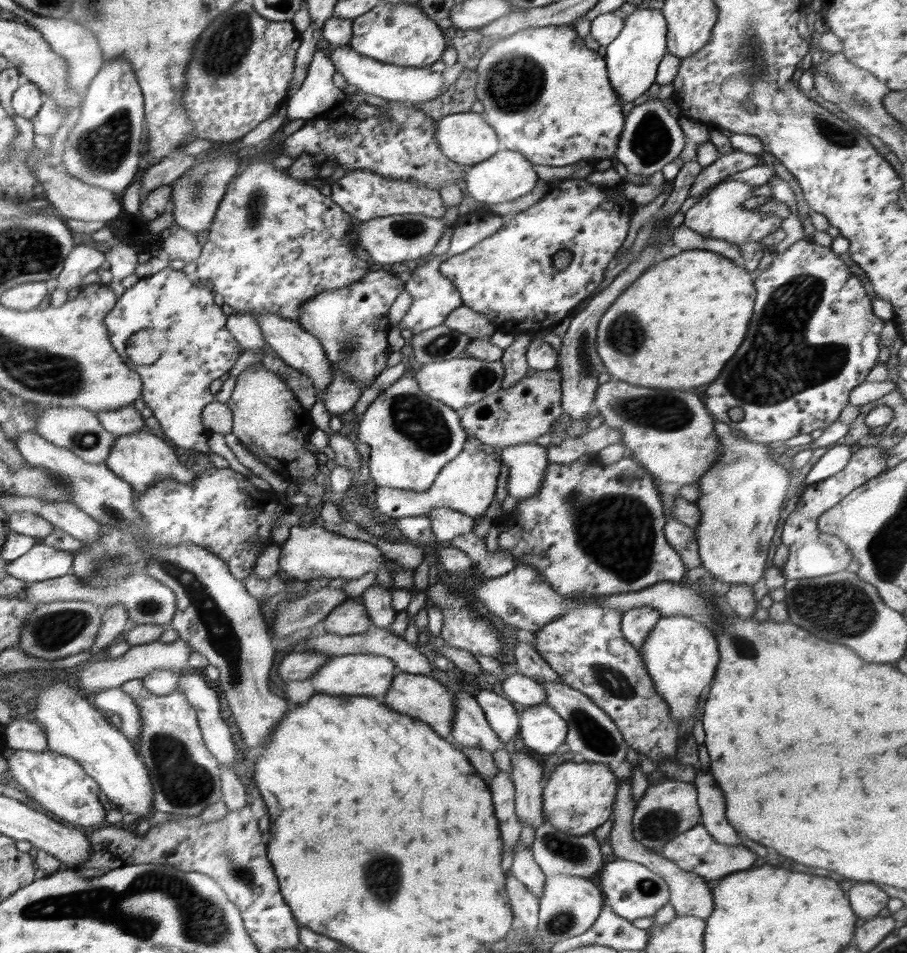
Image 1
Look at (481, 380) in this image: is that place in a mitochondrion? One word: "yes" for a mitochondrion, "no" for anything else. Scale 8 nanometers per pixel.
yes

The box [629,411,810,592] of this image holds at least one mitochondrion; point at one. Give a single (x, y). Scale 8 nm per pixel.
(759, 544)

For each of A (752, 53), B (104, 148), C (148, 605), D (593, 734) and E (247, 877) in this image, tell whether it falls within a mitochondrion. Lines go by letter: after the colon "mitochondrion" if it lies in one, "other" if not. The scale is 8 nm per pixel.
A: mitochondrion
B: mitochondrion
C: mitochondrion
D: mitochondrion
E: mitochondrion

